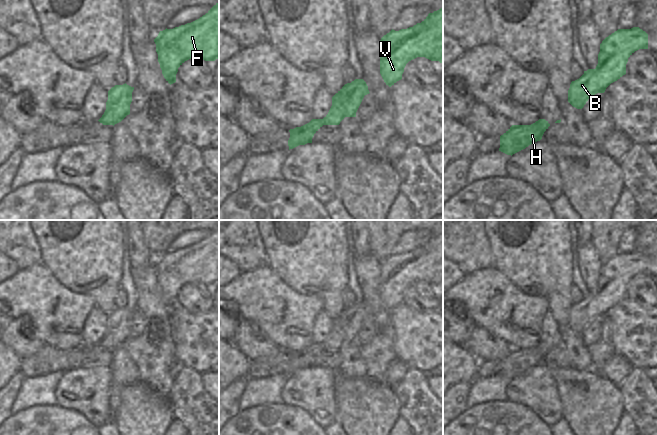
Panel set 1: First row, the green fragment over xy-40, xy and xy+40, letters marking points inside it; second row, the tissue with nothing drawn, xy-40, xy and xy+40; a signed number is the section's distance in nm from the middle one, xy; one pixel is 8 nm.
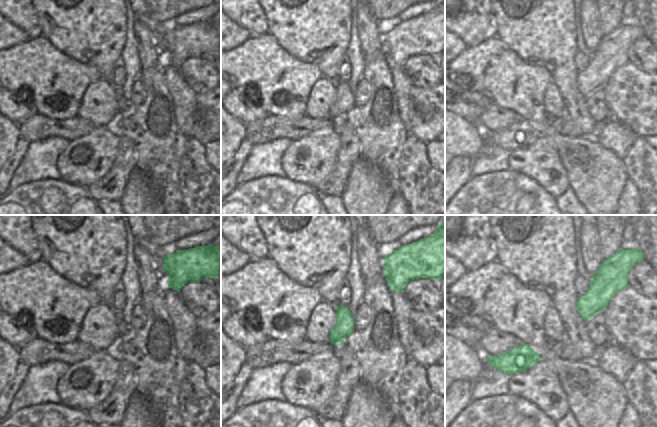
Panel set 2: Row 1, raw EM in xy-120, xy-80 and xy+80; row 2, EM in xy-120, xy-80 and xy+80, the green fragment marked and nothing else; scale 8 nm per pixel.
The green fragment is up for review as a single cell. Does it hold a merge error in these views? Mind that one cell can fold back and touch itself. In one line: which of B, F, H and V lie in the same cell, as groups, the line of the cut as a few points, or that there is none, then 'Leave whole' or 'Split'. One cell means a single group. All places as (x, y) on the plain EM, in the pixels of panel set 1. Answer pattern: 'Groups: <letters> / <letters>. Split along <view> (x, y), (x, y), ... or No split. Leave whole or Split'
Groups: B F H V. No split. Leave whole.

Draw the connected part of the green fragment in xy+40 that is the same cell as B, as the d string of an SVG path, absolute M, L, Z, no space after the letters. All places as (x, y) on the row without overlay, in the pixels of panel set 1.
M639 251L618 253L600 268L598 288L595 293L588 293L577 304L572 305L568 314L568 326L577 333L582 333L586 326L597 317L604 317L606 312L626 298L628 282L639 273L648 273L648 258Z

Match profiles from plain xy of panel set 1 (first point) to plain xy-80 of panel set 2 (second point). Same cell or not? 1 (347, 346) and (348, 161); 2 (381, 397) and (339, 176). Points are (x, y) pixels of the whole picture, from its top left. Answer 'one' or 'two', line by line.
1: one
2: two

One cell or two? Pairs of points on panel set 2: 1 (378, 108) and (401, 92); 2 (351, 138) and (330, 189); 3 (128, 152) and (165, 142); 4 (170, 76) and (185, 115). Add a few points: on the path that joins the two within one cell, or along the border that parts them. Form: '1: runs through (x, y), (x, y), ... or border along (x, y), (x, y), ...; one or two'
1: border along (391, 73), (397, 101), (397, 112), (401, 119); two
2: runs through (349, 151), (339, 176); one
3: border along (120, 134), (131, 141), (136, 165); two
4: runs through (177, 86), (184, 98), (185, 105); one

